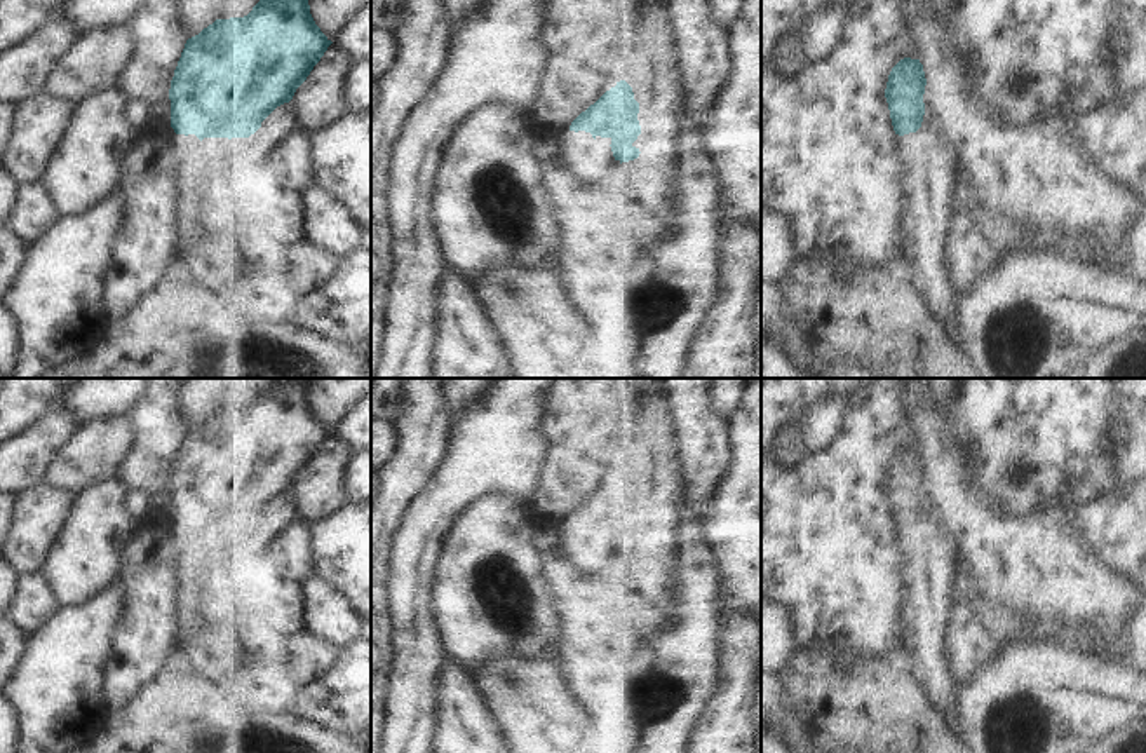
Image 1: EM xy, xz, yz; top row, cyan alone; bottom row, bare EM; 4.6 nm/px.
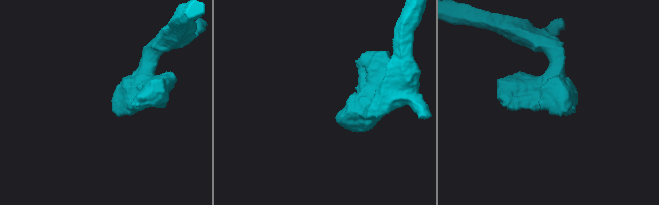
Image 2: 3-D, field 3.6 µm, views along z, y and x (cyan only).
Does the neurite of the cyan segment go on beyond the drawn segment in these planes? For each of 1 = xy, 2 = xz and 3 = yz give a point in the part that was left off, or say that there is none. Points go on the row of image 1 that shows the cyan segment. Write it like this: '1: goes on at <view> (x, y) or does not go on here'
1: goes on at xy (194, 241)
2: goes on at xz (587, 159)
3: goes on at yz (930, 173)

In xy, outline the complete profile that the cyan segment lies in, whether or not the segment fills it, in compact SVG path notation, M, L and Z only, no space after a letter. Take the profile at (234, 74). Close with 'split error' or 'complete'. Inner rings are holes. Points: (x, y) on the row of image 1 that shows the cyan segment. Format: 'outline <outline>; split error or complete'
outline M260 0L244 17L216 19L186 40L171 80L171 127L174 129L174 159L178 185L178 249L172 274L207 270L209 234L206 228L206 153L204 138L249 138L280 105L289 103L333 42L315 24L308 0Z; split error

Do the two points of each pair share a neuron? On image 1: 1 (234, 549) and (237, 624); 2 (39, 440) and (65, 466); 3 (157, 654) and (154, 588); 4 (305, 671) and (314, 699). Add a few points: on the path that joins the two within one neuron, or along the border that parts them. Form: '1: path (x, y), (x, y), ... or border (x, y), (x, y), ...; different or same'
1: path (235, 569), (237, 605); same
2: border (77, 426), (54, 455), (42, 480); different
3: path (154, 638), (154, 603); same
4: border (338, 656), (314, 682), (298, 685); different

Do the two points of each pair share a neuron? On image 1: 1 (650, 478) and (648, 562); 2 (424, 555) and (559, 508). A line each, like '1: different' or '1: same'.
1: same
2: different

